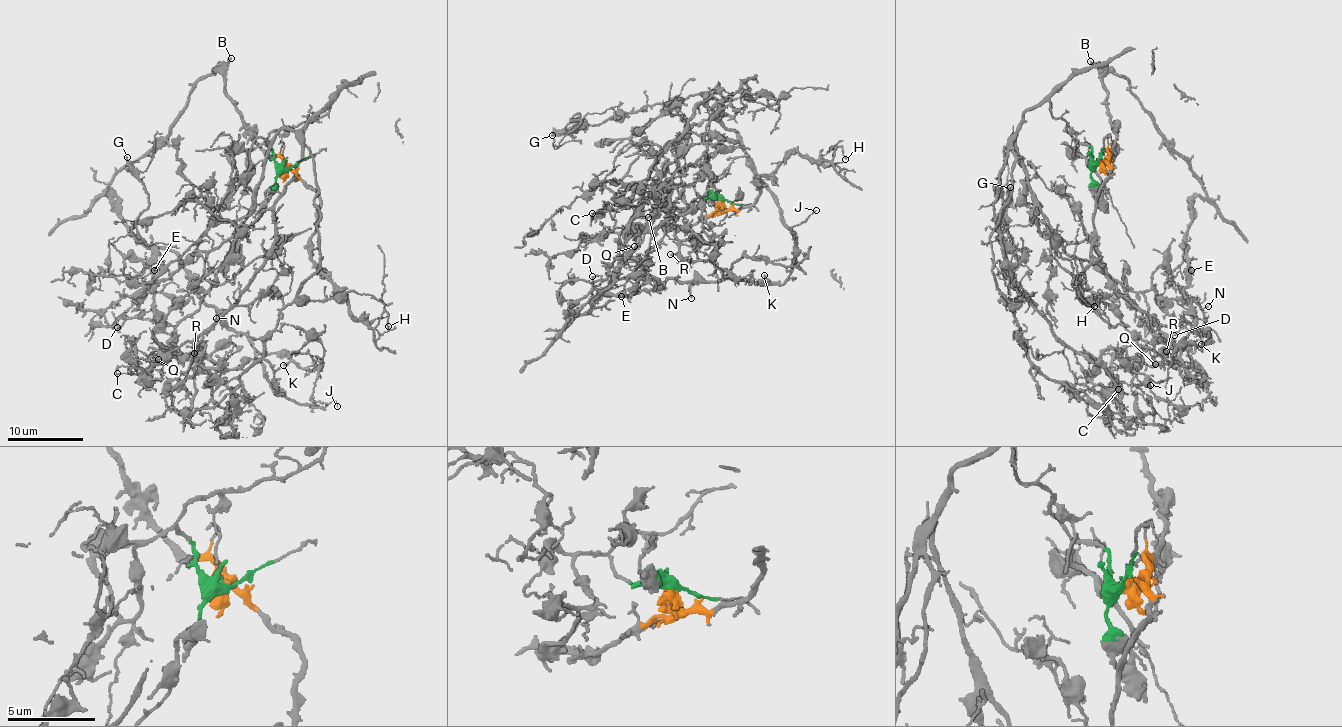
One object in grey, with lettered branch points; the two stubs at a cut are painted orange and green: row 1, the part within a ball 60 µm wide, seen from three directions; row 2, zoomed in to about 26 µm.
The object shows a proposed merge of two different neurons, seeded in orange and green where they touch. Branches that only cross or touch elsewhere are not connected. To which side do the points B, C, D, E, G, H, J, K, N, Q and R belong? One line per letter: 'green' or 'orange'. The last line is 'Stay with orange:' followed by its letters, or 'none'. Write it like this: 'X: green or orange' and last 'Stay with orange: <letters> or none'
B: orange
C: green
D: green
E: orange
G: green
H: orange
J: orange
K: orange
N: orange
Q: green
R: green
Stay with orange: B, E, H, J, K, N

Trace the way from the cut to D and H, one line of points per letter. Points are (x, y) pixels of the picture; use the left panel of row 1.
D: (286, 169), (267, 137), (331, 107), (276, 134), (248, 218), (152, 285), (140, 315), (119, 318), (117, 327)
H: (286, 169), (320, 198), (310, 255), (318, 272), (355, 317), (362, 317), (372, 327), (387, 313), (389, 327)

